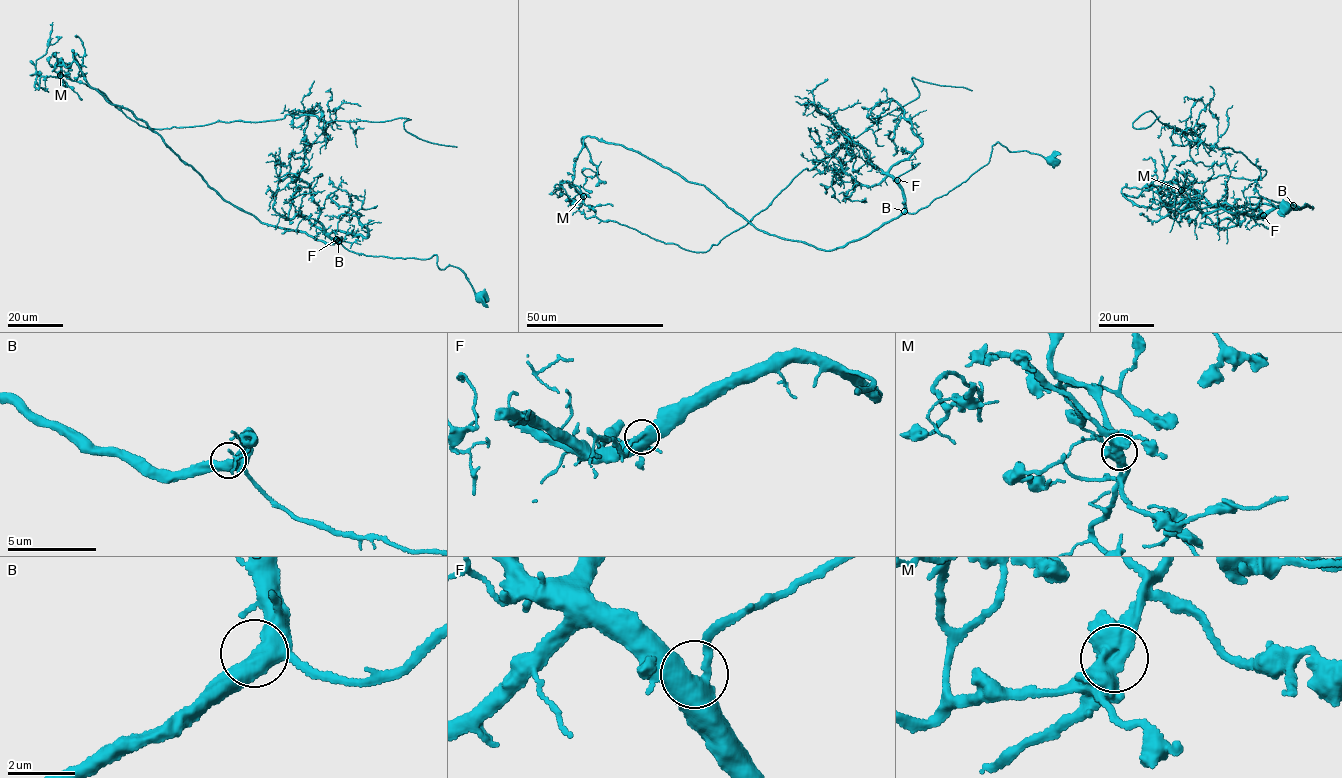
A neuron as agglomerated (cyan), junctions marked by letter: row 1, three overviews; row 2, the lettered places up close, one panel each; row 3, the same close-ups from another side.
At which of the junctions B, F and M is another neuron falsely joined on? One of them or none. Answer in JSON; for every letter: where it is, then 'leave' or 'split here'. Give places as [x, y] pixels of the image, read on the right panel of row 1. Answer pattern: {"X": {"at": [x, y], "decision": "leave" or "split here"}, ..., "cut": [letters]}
{"B": {"at": [1293, 205], "decision": "leave"}, "F": {"at": [1263, 215], "decision": "leave"}, "M": {"at": [1181, 190], "decision": "split here"}, "cut": ["M"]}

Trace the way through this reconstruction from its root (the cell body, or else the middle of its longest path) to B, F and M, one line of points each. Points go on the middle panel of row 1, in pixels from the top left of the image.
B: (1049, 161), (1026, 150), (1009, 151), (997, 142), (992, 147), (990, 161), (966, 181), (915, 212), (904, 211)
F: (1049, 161), (1026, 150), (1009, 151), (997, 142), (985, 165), (911, 213), (907, 211), (897, 180)
M: (1049, 161), (997, 142), (946, 194), (832, 250), (759, 230), (705, 186), (588, 136), (572, 180), (583, 196)

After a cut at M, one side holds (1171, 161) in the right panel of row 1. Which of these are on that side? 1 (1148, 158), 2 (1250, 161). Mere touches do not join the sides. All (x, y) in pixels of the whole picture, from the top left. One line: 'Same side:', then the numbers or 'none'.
Same side: 2

